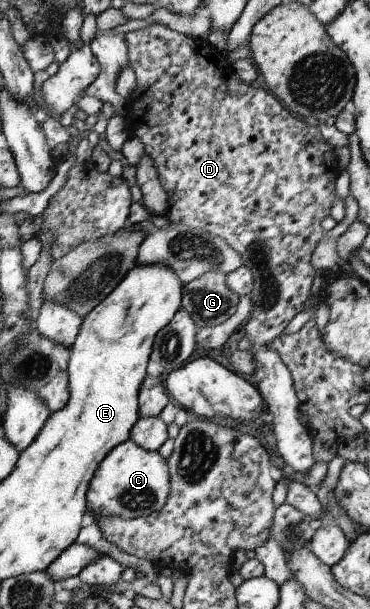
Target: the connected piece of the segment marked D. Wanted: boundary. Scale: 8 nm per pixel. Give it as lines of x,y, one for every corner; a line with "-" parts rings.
158,22
123,35
127,42
130,66
136,73
136,86
130,91
130,95
125,100
125,110
121,113
124,117
126,132
129,136
139,137
143,143
144,153
153,160
161,185
168,195
169,209
166,217
169,221
207,230
214,236
222,237
241,255
244,265
251,269
254,277
252,290
252,302
254,304
250,318
246,321
244,327
246,334
250,335
250,340
253,342
250,349
254,361
253,379
257,383
257,389
260,391
262,398
267,403
269,412
274,417
272,423
278,452
288,463
289,470
295,472
307,471
316,462
312,452
314,439
309,432
308,426
299,422
300,411
298,407
300,401
297,397
289,368
281,359
279,352
270,346
270,343
283,334
283,329
287,327
287,324
297,313
304,310
305,301
312,295
310,291
315,271
311,260
316,245
324,234
321,221
330,215
331,207
333,207
332,203
338,198
335,194
335,179
337,179
341,167
337,163
334,148
323,138
318,127
307,124
304,119
285,109
285,106
273,93
268,93
263,87
256,87
237,81
233,87
229,87
229,90
227,90
224,82
227,77
235,76
234,66
228,62
227,57
224,57
223,51
215,49
207,40
182,35
182,33
171,30
168,26

